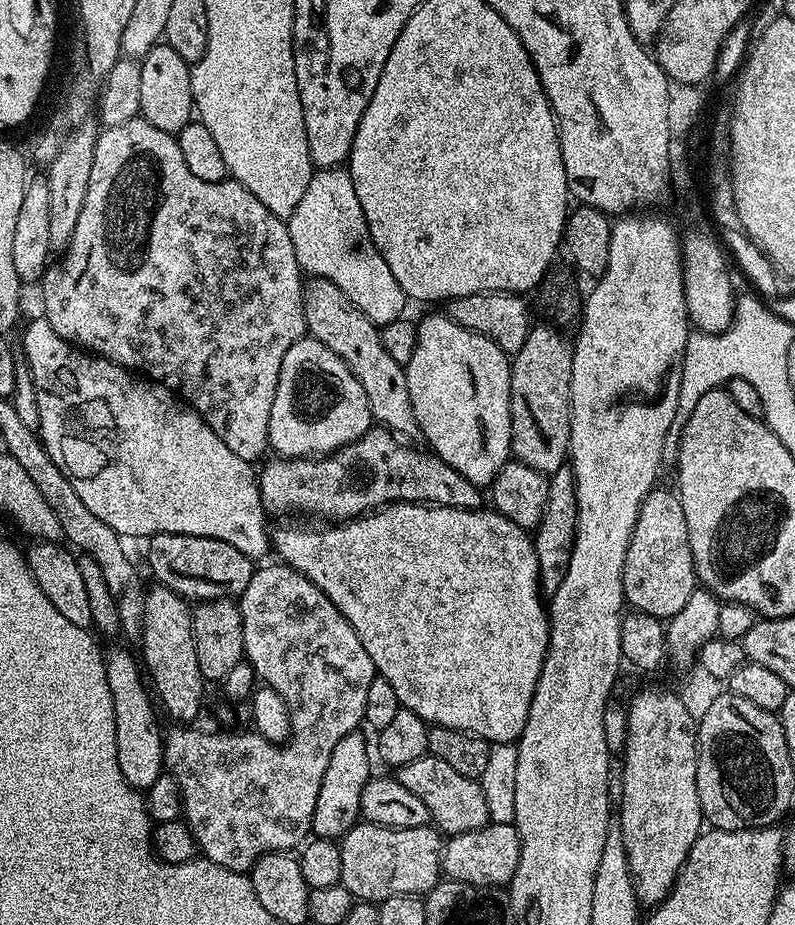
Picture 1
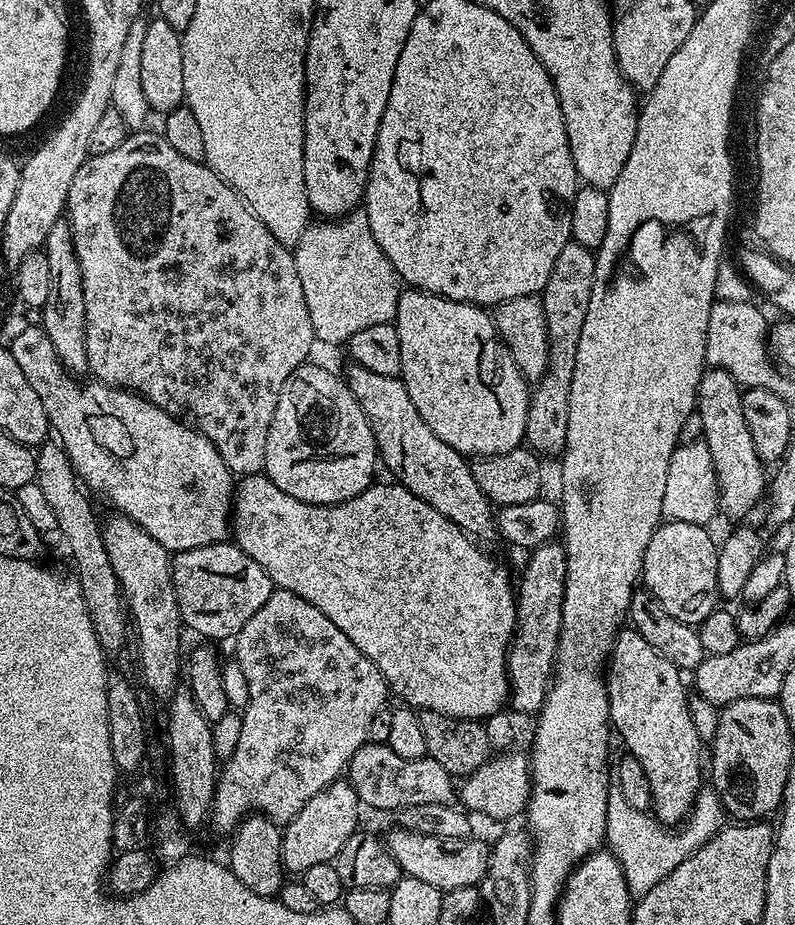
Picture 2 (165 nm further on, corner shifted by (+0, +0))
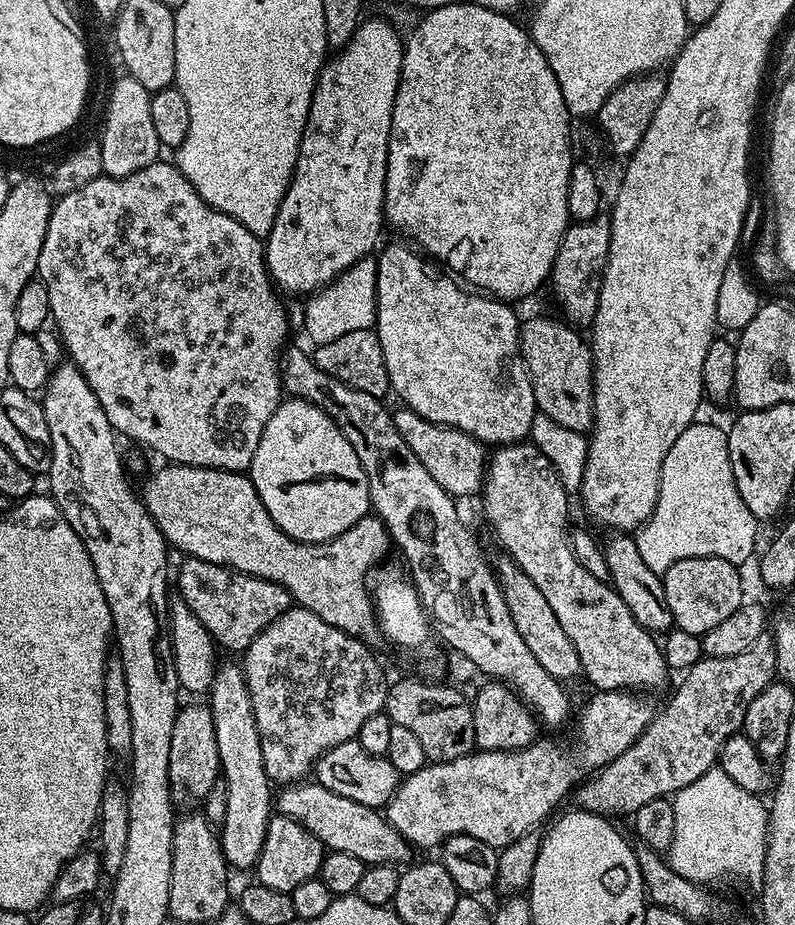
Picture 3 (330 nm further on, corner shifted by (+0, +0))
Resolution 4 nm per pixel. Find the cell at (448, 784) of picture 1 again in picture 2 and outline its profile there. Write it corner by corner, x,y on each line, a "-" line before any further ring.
388,743
362,745
350,758
346,779
365,809
377,808
389,814
395,814
406,806
426,806
426,802
452,804
454,800
454,777
442,770
438,762
427,758
402,758
390,750

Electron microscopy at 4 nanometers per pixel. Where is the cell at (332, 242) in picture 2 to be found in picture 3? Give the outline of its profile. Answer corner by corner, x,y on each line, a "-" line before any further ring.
372,258
360,260
347,268
337,280
331,280
323,288
307,297
308,305
304,308
304,332
312,339
313,345
334,342
334,338
342,338
342,334
350,334
353,330
372,328
376,322
376,261

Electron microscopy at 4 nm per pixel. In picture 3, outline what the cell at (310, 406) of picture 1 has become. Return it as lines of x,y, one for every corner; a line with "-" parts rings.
281,399
278,410
274,410
270,422
266,422
262,430
250,475
254,490
258,490
258,498
262,498
262,506
266,506
266,514
274,518
278,530
298,542
317,544
338,538
338,534
350,530
354,522
370,512
366,470
362,470
354,446
346,442
342,430
338,430
335,422
317,404
305,400

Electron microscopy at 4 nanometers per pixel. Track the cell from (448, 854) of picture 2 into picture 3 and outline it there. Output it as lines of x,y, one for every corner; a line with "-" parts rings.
297,782
281,787
274,800
274,808
279,815
308,828
310,834
314,834
314,838
318,838
328,852
354,854
354,858
358,858
365,866
400,866
413,859
412,845
406,838
402,838
402,834
398,834
398,830
394,830
394,826
390,826
388,819
377,809
362,806
362,802
354,802
354,798
342,798
342,794
334,794
321,784

